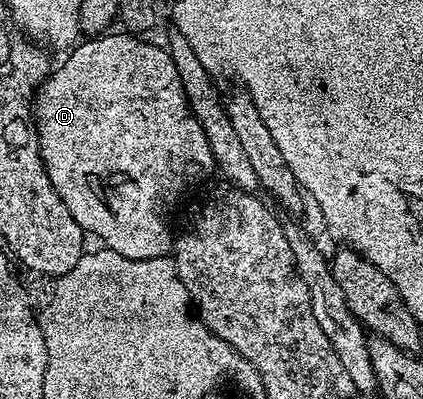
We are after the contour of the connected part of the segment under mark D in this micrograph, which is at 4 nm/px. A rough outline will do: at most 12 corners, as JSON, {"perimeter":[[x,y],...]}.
{"perimeter":[[78,42],[33,98],[49,183],[117,255],[166,257],[215,169],[164,46]]}

